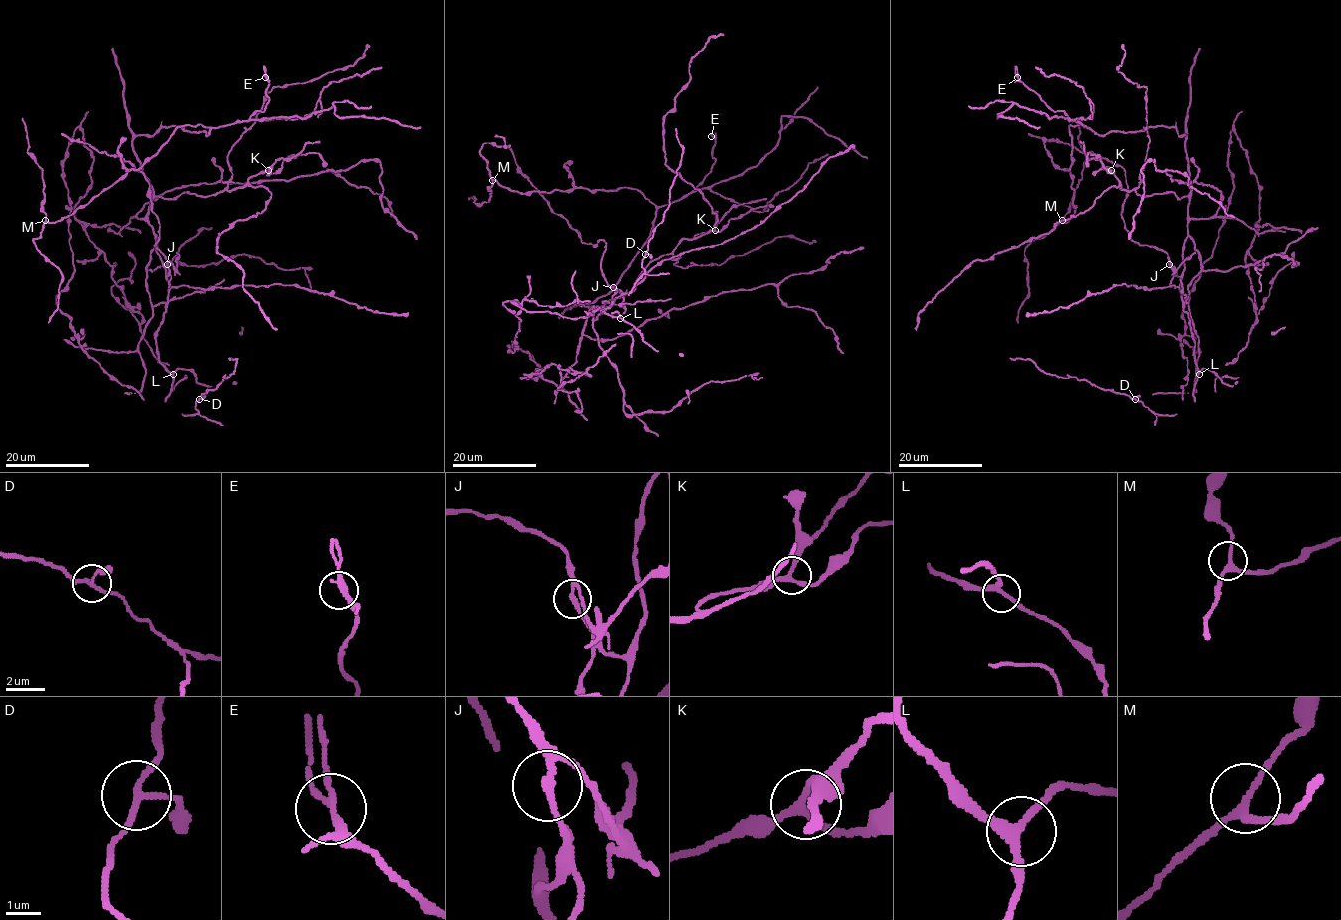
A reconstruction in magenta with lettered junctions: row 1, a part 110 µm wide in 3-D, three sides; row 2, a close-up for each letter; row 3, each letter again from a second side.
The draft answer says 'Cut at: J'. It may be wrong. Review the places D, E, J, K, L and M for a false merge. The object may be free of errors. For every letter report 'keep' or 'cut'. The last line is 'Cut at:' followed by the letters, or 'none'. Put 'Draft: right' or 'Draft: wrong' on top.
Draft: right
D: keep
E: keep
J: cut
K: keep
L: keep
M: keep
Cut at: J

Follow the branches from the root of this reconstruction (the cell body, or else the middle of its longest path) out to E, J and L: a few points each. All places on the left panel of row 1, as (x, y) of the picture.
E: (139, 218), (152, 186), (132, 140), (164, 126), (208, 135), (246, 121), (268, 101), (265, 77)
J: (139, 218), (151, 225), (158, 239), (157, 253), (166, 276), (169, 271), (167, 264)
L: (139, 218), (151, 225), (158, 239), (157, 253), (169, 285), (166, 312), (156, 343), (158, 360), (173, 374)

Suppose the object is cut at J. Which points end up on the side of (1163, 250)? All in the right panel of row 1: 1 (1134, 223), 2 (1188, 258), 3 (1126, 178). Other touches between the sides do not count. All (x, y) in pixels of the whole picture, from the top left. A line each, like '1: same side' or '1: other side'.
1: other side
2: same side
3: same side

